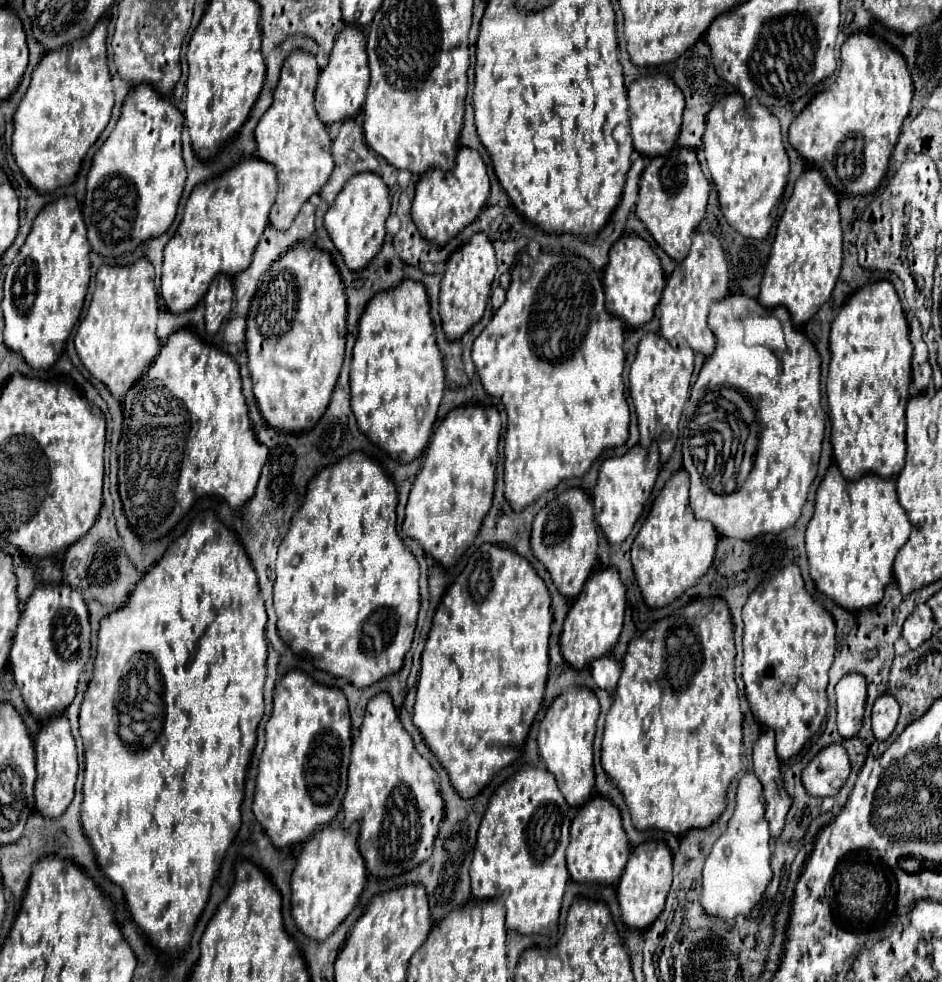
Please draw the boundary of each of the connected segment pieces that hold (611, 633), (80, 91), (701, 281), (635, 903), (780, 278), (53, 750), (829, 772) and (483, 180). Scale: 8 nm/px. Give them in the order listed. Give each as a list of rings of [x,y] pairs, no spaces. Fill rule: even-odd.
[[[608,567],[600,573],[592,573],[582,593],[574,599],[564,621],[564,631],[560,637],[564,659],[574,669],[584,669],[590,665],[592,659],[608,655],[622,631],[624,609],[626,609],[626,589],[618,577],[618,571],[614,567]]]
[[[102,21],[72,45],[48,51],[32,73],[30,87],[14,113],[12,153],[28,183],[48,193],[70,185],[88,149],[110,121],[114,93],[106,61],[108,25]]]
[[[694,233],[690,253],[668,277],[662,299],[656,307],[662,337],[674,341],[676,335],[682,335],[694,351],[700,351],[702,355],[708,357],[716,345],[714,333],[706,323],[708,309],[712,301],[726,295],[728,295],[728,263],[720,241],[710,233]]]
[[[646,841],[632,849],[628,865],[624,867],[624,877],[618,881],[618,901],[622,921],[628,927],[644,929],[656,921],[664,909],[666,895],[672,883],[672,851],[666,841]]]
[[[812,167],[812,169],[806,169],[798,177],[792,197],[788,199],[786,209],[780,217],[780,223],[776,229],[776,239],[772,243],[772,251],[770,251],[770,259],[768,259],[768,267],[762,277],[762,291],[760,291],[758,301],[766,309],[772,309],[778,305],[786,307],[792,315],[794,325],[802,325],[818,311],[818,307],[822,303],[828,301],[828,297],[836,285],[836,279],[840,275],[840,265],[842,265],[842,233],[840,233],[840,215],[838,215],[838,195],[828,185],[822,171]]]
[[[62,715],[62,717],[52,717],[52,719],[44,721],[40,727],[40,733],[36,735],[34,749],[36,749],[36,771],[38,771],[36,785],[34,785],[36,811],[44,813],[44,817],[48,817],[48,819],[56,819],[72,803],[74,783],[76,783],[76,775],[78,775],[76,745],[74,745],[74,737],[70,735],[68,719]]]
[[[840,743],[824,747],[802,771],[802,785],[810,797],[836,795],[850,775],[850,759]]]
[[[460,147],[454,169],[428,169],[424,175],[420,175],[412,199],[412,219],[424,239],[432,241],[434,245],[446,245],[456,233],[476,219],[480,209],[486,205],[488,193],[490,179],[482,157],[470,147]]]

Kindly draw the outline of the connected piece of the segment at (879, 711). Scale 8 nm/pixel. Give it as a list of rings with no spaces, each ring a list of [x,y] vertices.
[[[884,693],[876,699],[874,707],[872,707],[872,733],[878,741],[886,741],[898,721],[898,703],[892,695]]]

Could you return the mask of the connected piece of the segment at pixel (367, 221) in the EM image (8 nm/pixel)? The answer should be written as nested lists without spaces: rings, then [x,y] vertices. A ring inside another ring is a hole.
[[[358,173],[338,193],[336,201],[326,213],[324,225],[330,233],[332,243],[344,257],[344,263],[352,271],[360,271],[380,251],[384,243],[384,223],[390,215],[390,191],[376,173]]]

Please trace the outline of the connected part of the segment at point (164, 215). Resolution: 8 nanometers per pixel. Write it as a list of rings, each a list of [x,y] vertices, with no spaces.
[[[136,85],[126,95],[120,119],[116,121],[112,133],[92,159],[86,185],[86,199],[82,203],[84,223],[88,227],[88,241],[96,253],[118,257],[126,251],[136,249],[138,243],[162,235],[172,225],[186,181],[180,133],[182,133],[180,109],[168,97],[160,97],[156,89],[152,89],[152,85]]]

